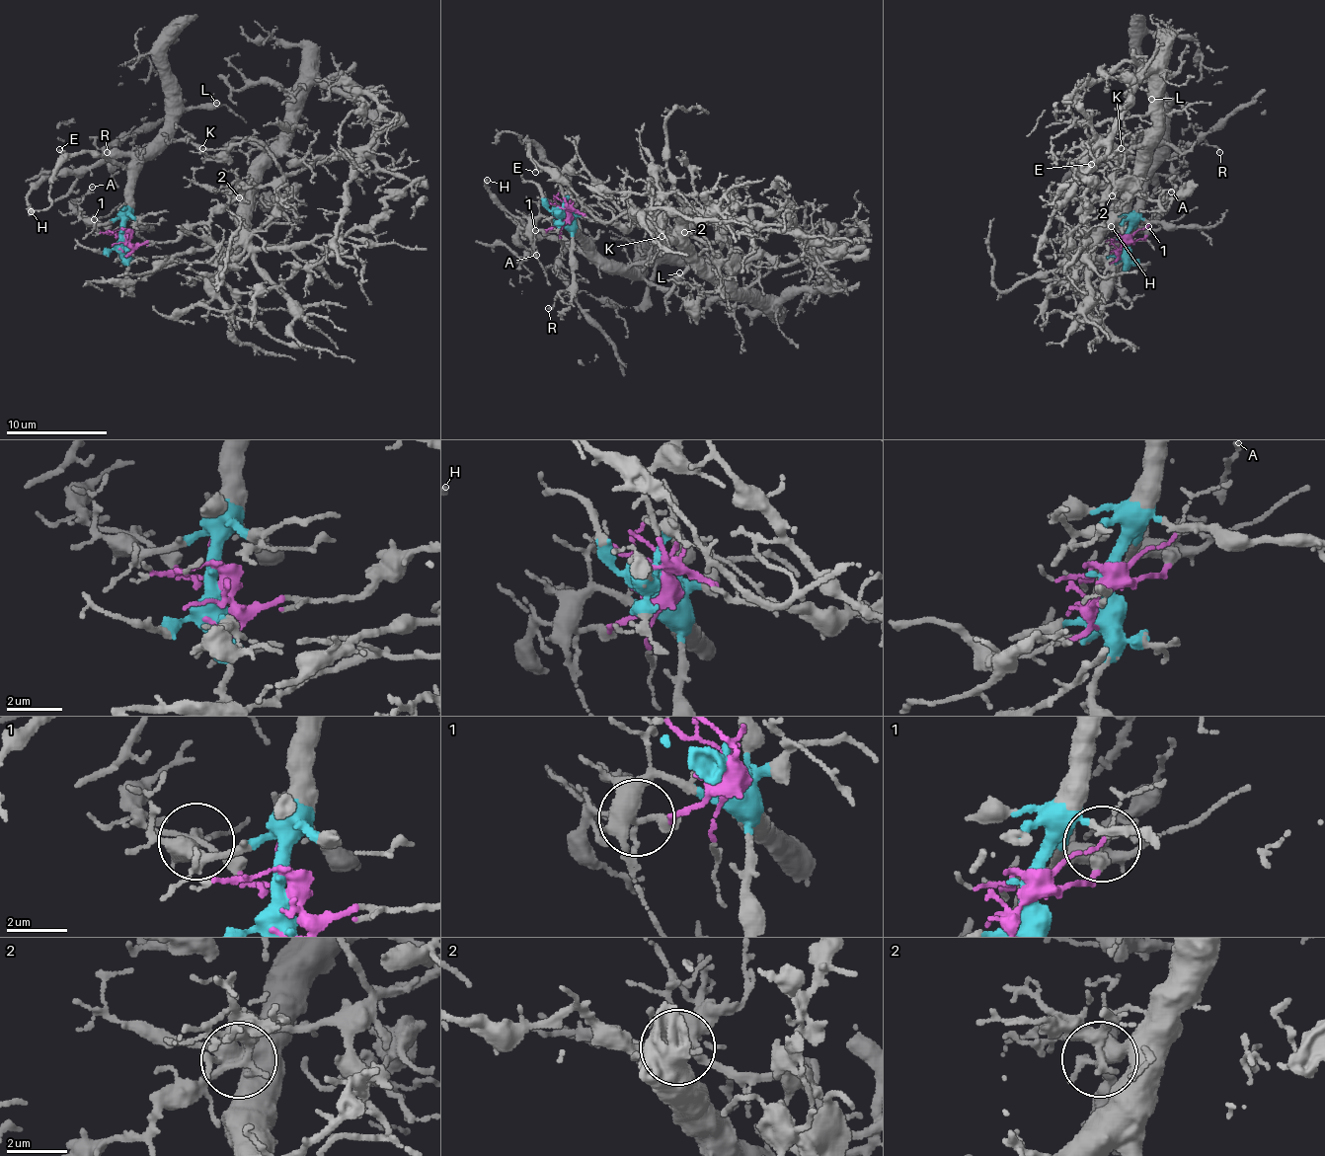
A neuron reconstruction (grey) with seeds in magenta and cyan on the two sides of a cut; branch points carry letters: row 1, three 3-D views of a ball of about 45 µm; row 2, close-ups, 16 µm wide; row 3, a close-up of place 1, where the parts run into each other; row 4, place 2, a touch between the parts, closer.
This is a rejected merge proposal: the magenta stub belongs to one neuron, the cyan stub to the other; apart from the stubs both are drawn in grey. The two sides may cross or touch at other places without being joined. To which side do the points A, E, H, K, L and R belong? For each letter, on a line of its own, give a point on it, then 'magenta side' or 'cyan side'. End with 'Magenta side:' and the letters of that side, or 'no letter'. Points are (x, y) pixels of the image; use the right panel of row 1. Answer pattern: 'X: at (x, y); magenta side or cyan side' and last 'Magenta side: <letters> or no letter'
A: at (1171, 192); magenta side
E: at (1091, 164); cyan side
H: at (1111, 226); cyan side
K: at (1121, 148); magenta side
L: at (1151, 99); cyan side
R: at (1219, 152); cyan side
Magenta side: A, K

